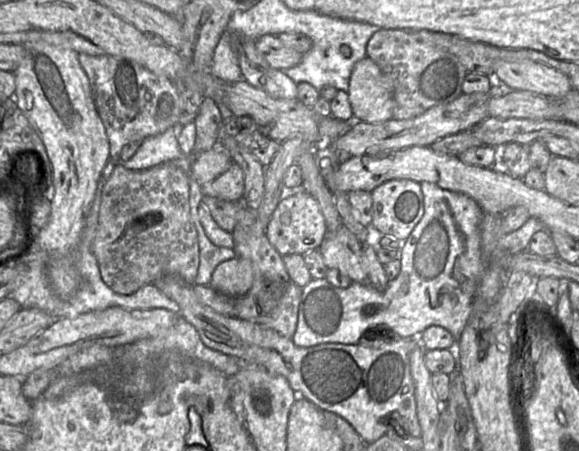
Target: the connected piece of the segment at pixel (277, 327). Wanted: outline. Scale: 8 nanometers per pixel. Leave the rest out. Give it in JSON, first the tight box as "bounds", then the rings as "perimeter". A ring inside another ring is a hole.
{"bounds":[253,282,302,338],"perimeter":[[[291,282],[276,309],[256,318],[253,323],[268,326],[280,335],[292,338],[297,328],[301,296],[302,287]]]}

